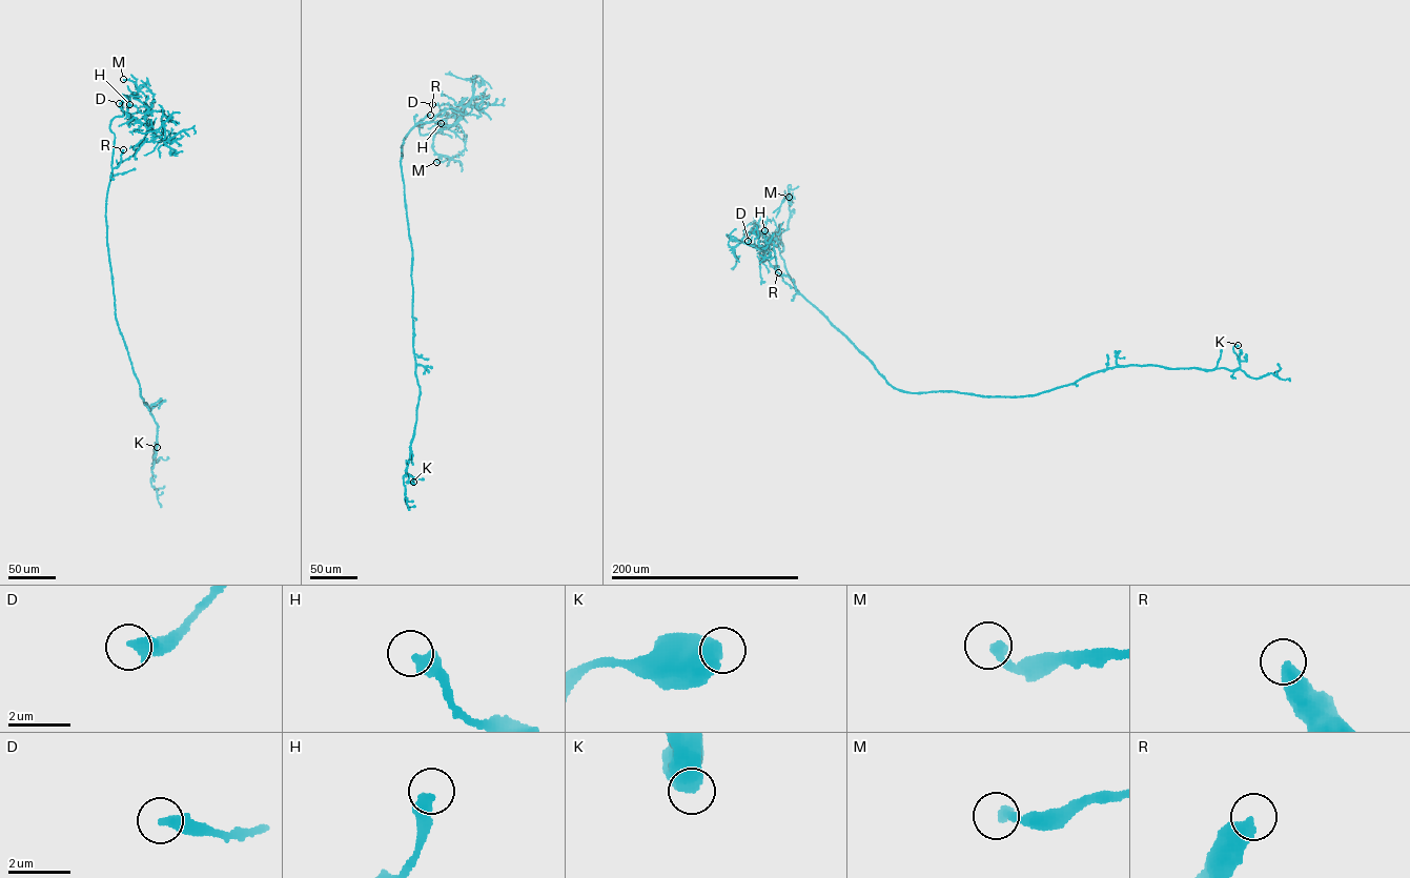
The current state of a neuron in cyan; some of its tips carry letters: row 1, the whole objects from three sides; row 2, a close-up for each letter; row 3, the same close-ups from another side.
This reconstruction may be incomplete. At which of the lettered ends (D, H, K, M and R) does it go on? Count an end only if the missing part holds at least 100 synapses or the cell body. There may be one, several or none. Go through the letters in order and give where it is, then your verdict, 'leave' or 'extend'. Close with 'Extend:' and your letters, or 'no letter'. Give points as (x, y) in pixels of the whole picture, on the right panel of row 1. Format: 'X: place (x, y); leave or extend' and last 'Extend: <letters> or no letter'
D: place (748, 241); leave
H: place (764, 230); leave
K: place (1238, 345); leave
M: place (789, 197); leave
R: place (778, 272); leave
Extend: no letter

